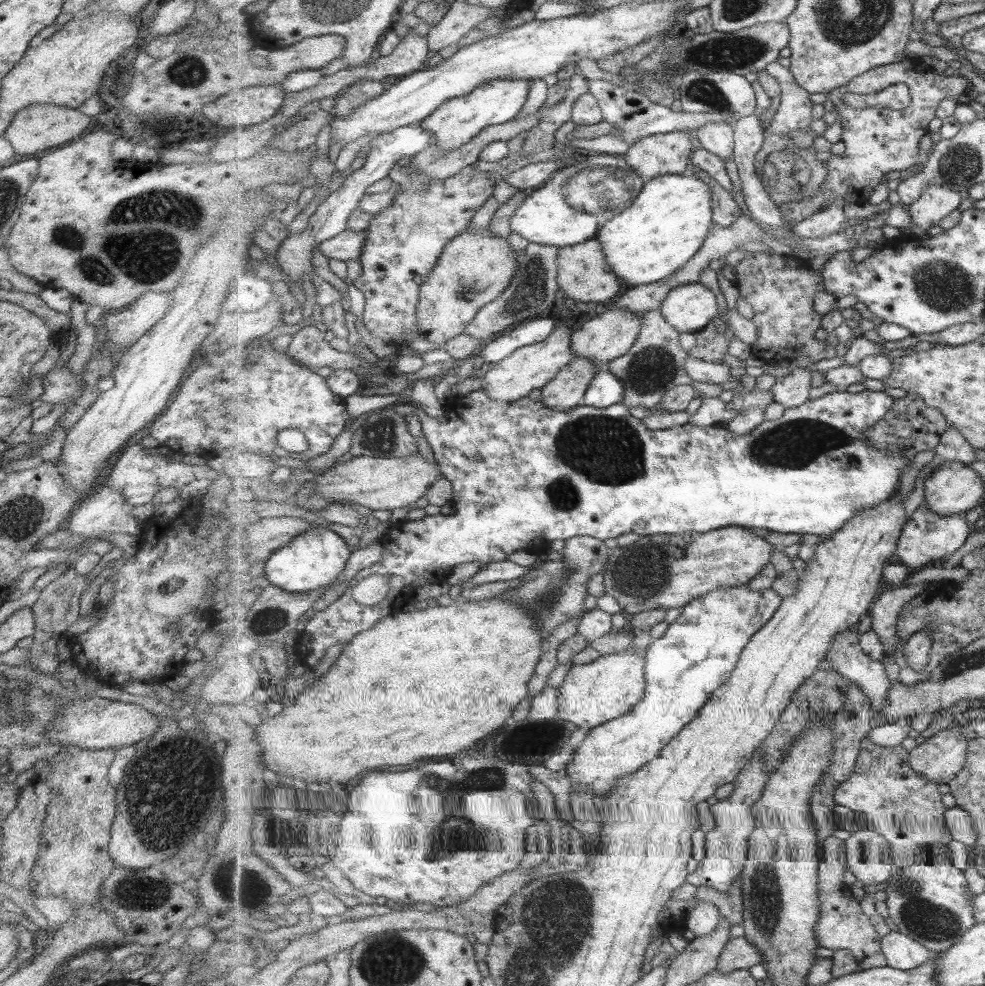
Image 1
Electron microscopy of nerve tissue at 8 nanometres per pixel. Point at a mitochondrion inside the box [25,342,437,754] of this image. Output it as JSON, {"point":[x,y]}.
{"point":[381,436]}

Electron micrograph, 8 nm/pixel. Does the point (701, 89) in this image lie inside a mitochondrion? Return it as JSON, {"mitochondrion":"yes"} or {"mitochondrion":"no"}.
{"mitochondrion":"yes"}

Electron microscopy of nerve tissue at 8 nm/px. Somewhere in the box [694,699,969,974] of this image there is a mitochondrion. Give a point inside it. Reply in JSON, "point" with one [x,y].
{"point":[919,915]}

